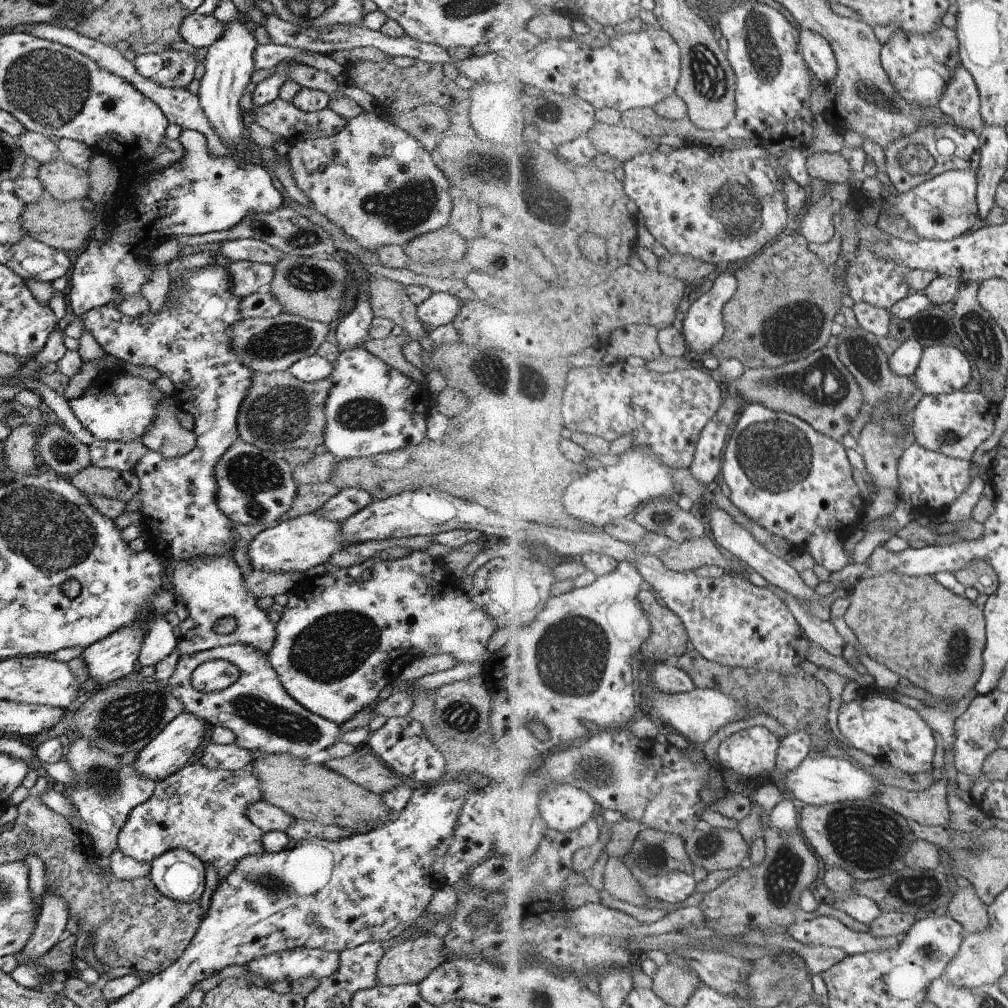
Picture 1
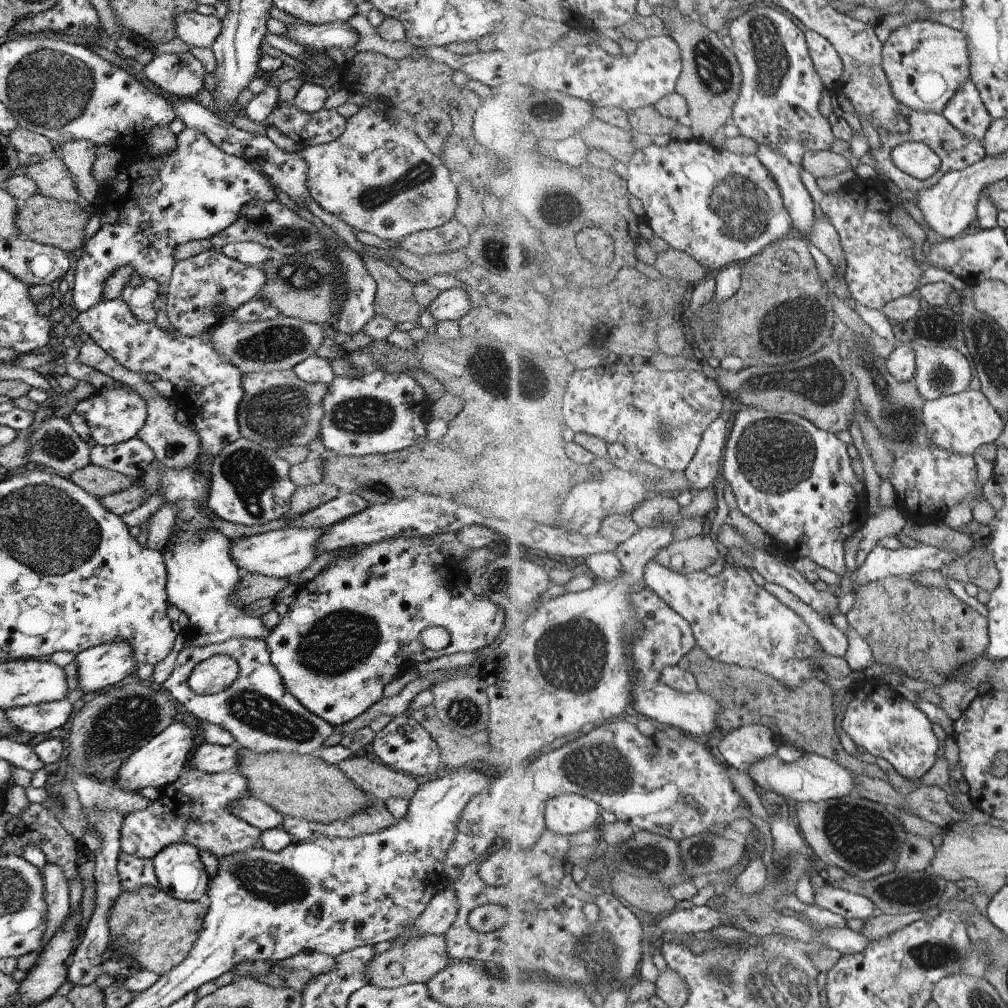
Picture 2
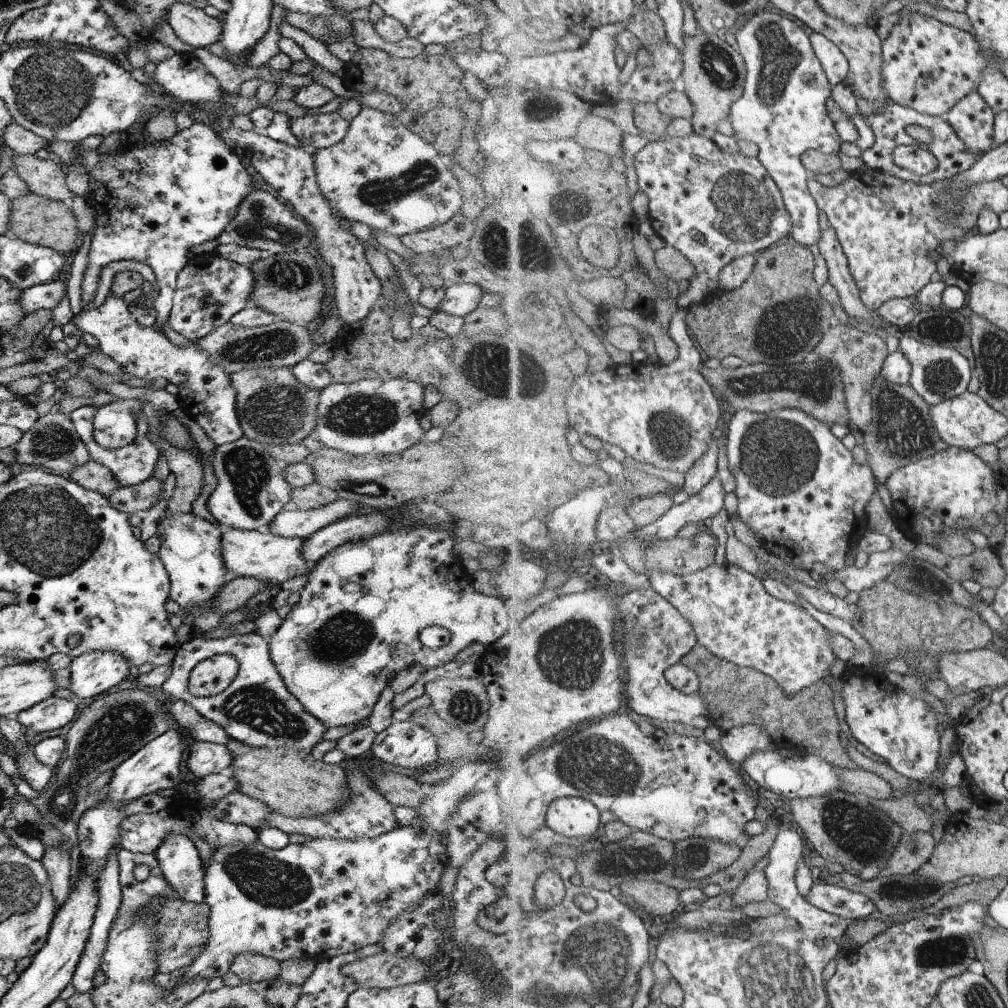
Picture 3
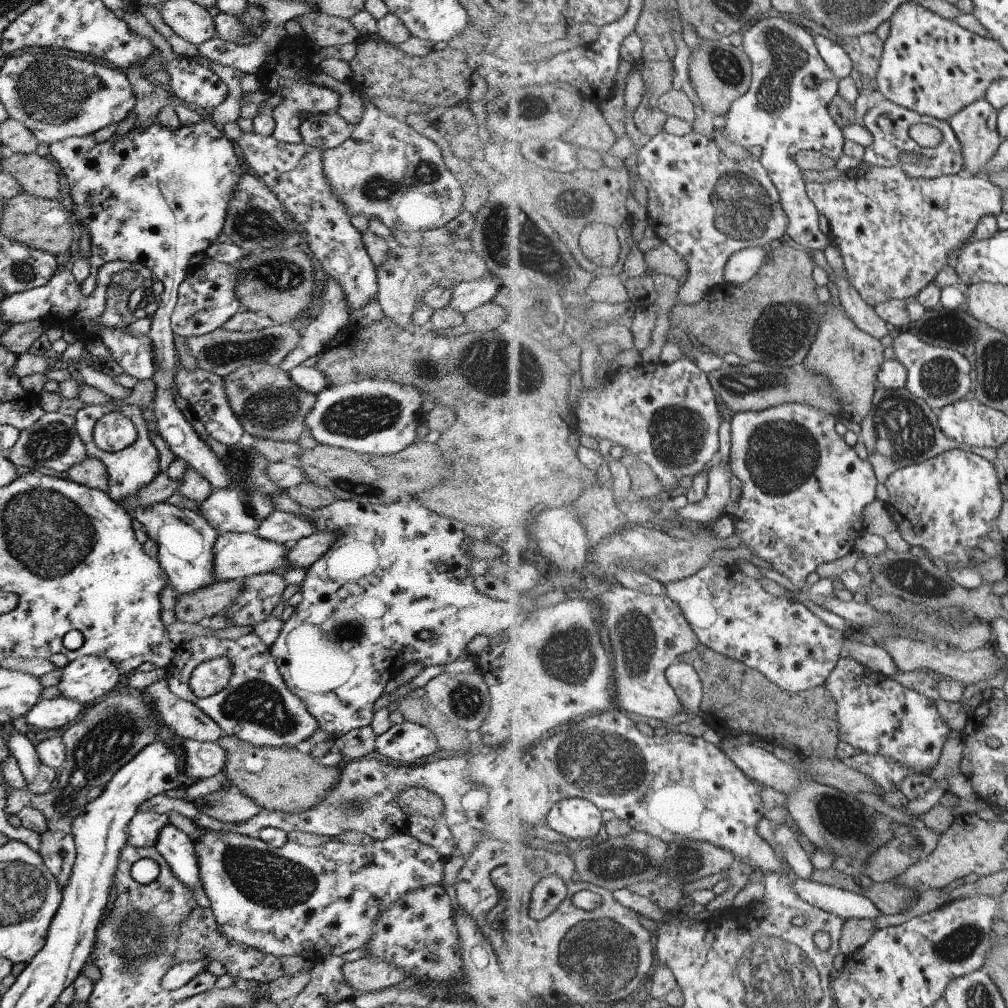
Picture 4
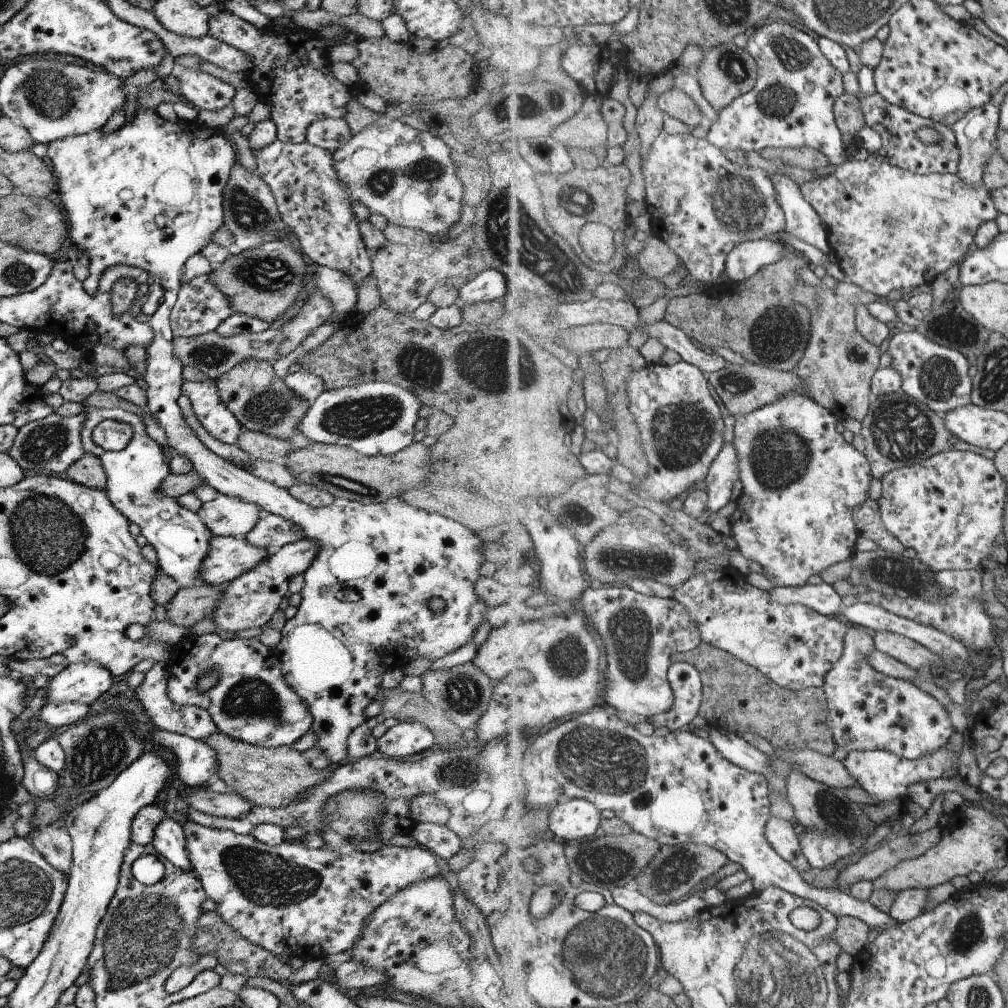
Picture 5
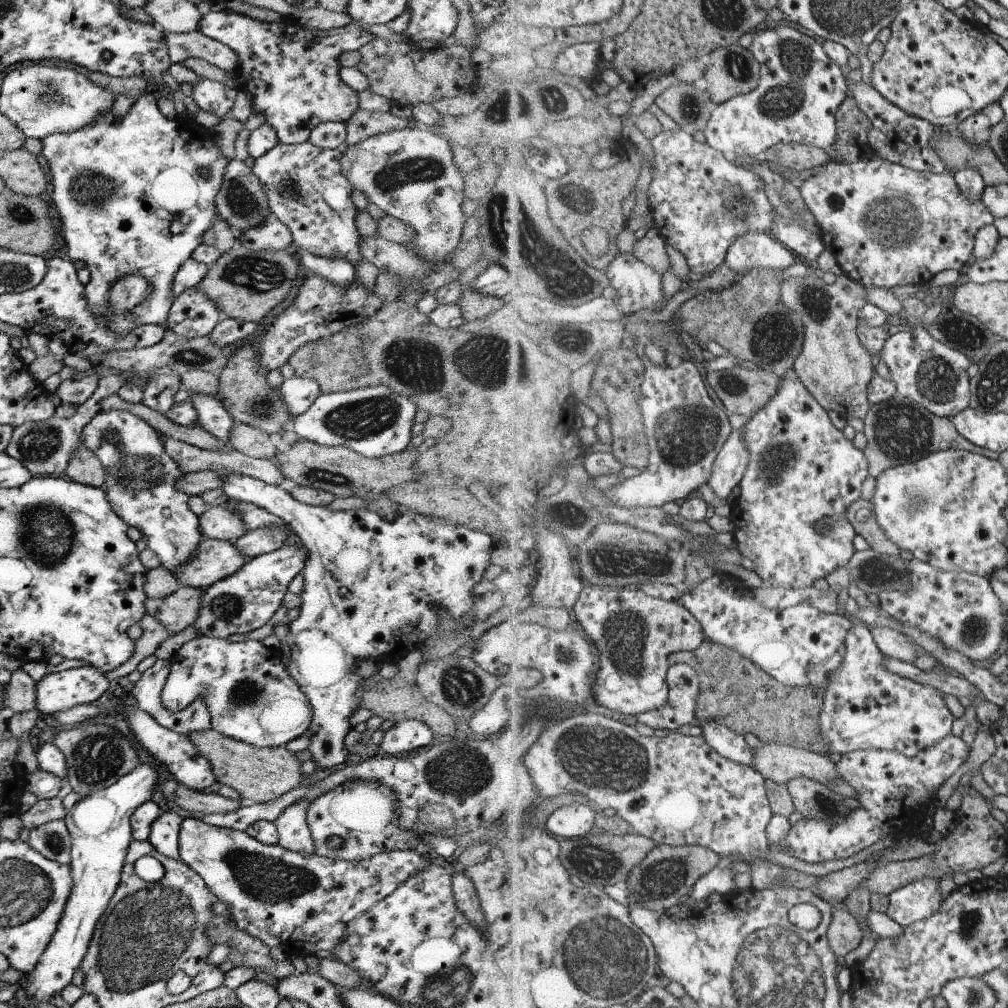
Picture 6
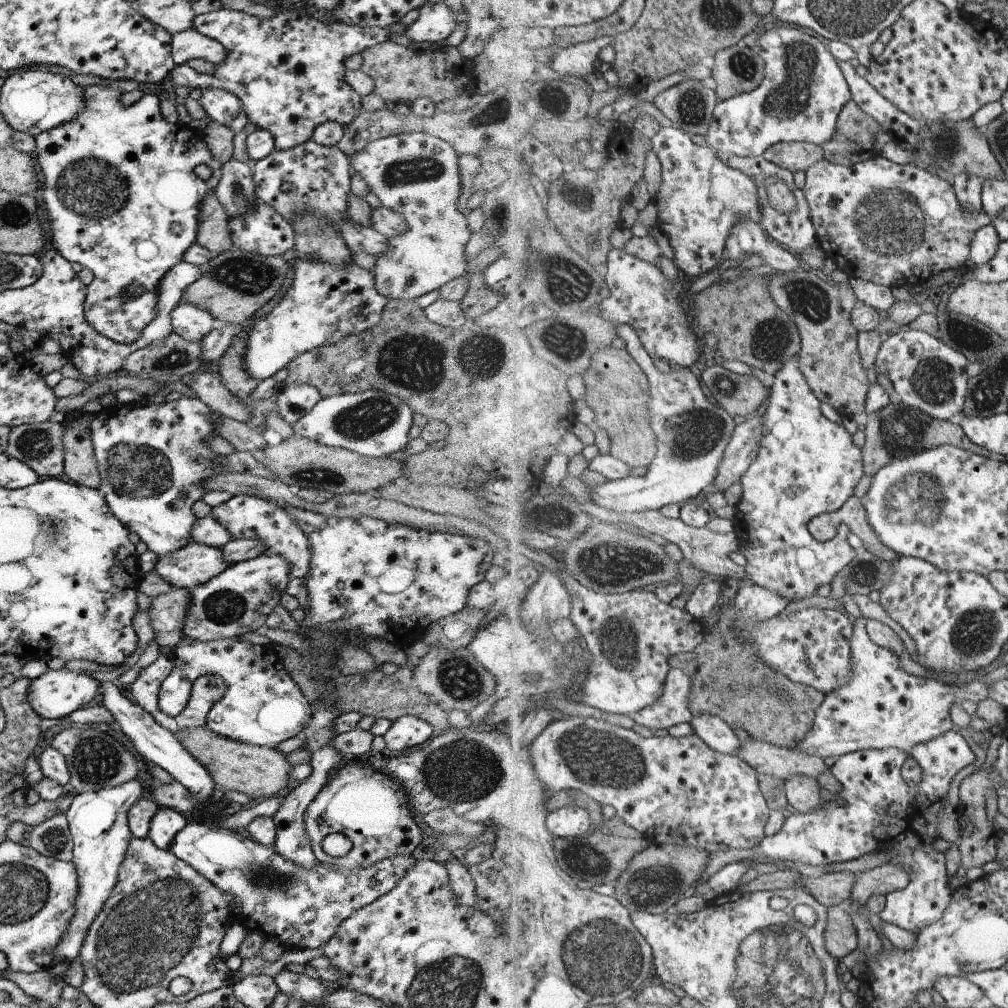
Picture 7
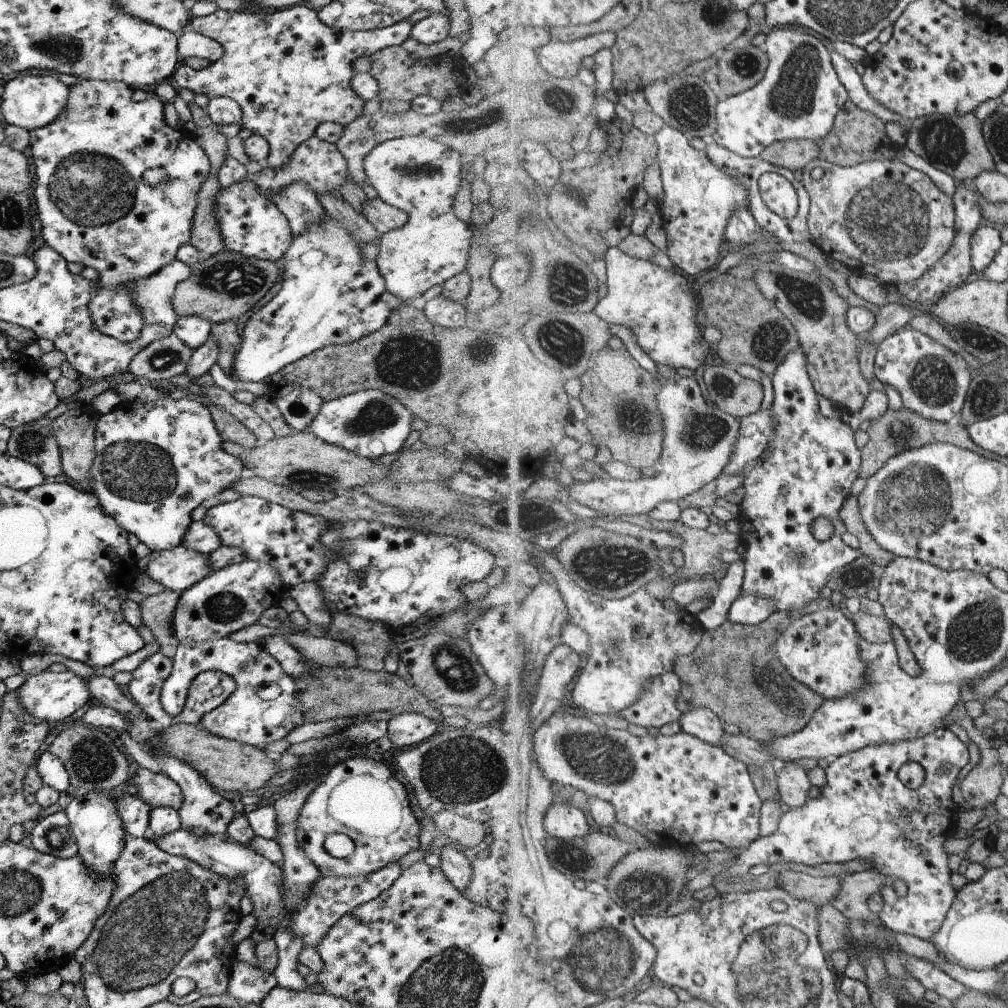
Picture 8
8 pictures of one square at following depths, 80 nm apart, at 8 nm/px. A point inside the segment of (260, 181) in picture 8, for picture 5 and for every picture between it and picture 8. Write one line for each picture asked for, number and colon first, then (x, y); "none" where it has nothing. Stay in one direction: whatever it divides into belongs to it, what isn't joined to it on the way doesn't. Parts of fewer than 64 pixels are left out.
5: (311, 201)
6: (305, 189)
7: (311, 177)

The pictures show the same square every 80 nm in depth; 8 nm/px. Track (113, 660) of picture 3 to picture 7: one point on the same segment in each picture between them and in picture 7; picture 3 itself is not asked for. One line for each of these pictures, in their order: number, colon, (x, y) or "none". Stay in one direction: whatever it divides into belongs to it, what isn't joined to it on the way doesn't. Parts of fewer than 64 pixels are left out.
4: (84, 679)
5: (84, 682)
6: (56, 691)
7: (54, 694)

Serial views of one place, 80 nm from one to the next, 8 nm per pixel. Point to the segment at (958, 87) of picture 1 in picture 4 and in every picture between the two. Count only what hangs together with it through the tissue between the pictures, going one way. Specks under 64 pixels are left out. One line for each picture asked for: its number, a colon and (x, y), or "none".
2: (967, 111)
3: (973, 119)
4: (976, 127)

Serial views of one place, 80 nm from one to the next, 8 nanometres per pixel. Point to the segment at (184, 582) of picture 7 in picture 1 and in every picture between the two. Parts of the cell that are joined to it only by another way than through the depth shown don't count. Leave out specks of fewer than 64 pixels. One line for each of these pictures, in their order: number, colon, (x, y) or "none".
1: (295, 545)
2: (279, 553)
3: (264, 556)
4: (235, 555)
5: (226, 557)
6: (212, 560)

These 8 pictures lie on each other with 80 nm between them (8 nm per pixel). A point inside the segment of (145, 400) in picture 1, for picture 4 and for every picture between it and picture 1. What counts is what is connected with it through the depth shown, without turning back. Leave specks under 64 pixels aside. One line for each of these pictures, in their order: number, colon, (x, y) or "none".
2: (115, 416)
3: (113, 427)
4: (112, 432)

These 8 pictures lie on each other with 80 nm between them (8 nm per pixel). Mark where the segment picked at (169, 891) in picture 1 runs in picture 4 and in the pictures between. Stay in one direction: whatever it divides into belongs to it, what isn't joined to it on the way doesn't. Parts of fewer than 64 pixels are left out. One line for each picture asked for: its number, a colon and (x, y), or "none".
2: (179, 873)
3: (180, 865)
4: (172, 844)

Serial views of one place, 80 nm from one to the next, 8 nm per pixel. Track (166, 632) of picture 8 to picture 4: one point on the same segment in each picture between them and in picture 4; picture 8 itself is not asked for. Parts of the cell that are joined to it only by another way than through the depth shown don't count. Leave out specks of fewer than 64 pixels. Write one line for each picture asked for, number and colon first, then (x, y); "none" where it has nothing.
4: (208, 600)
5: (189, 604)
6: (177, 610)
7: (166, 612)

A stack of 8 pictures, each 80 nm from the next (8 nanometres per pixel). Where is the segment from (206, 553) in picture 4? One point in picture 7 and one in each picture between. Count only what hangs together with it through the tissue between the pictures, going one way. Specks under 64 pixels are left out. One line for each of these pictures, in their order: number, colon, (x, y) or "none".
5: (133, 475)
6: (139, 479)
7: (152, 459)

